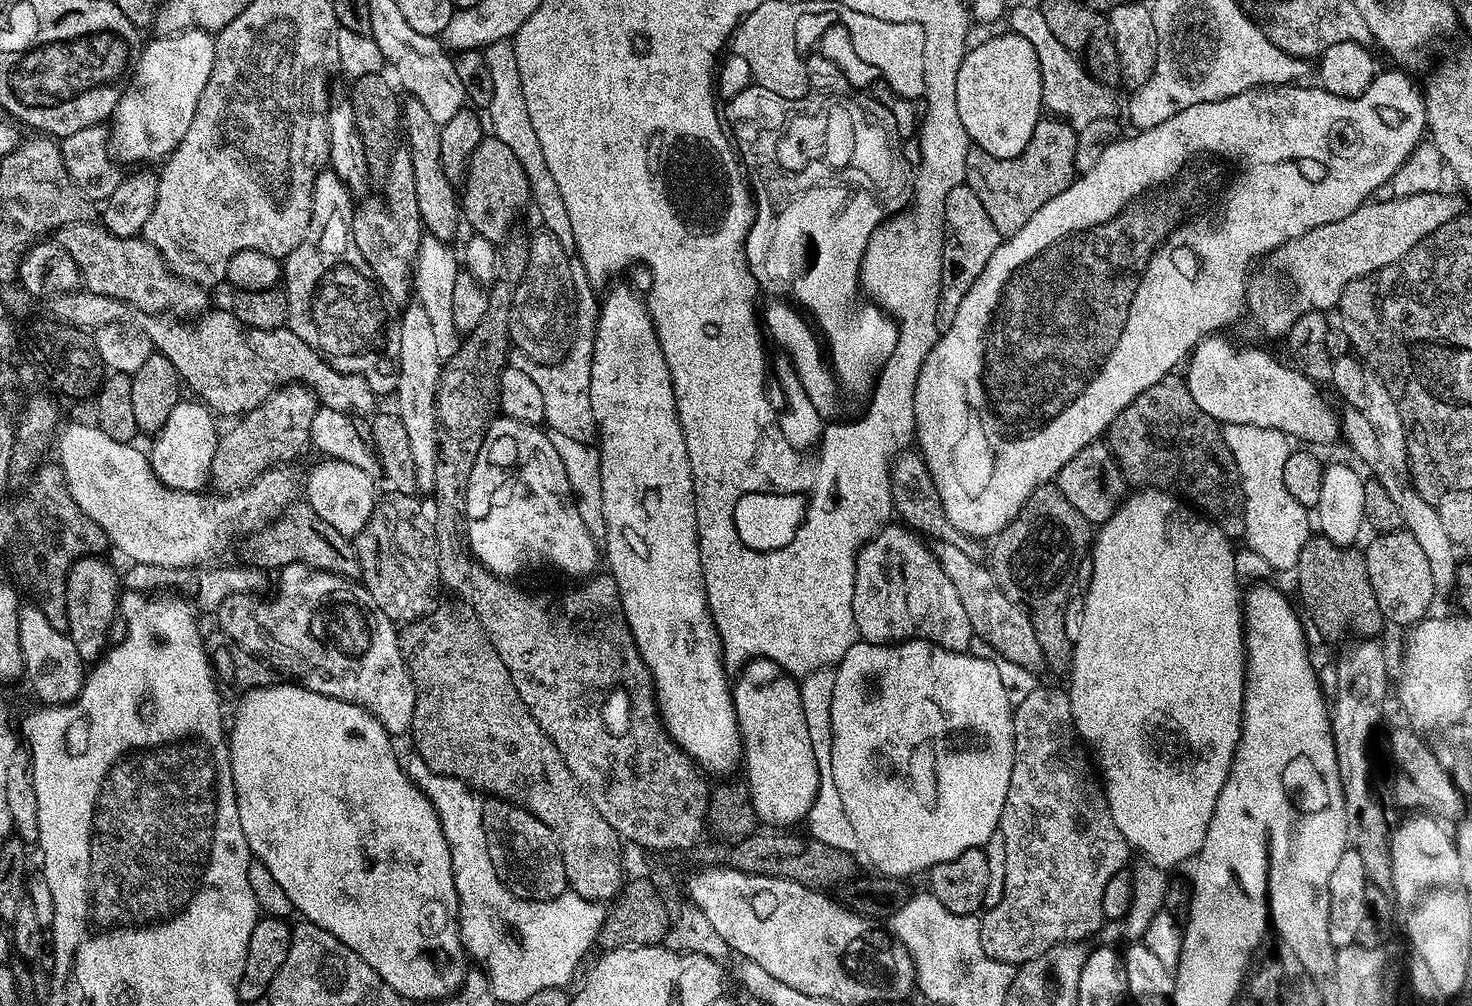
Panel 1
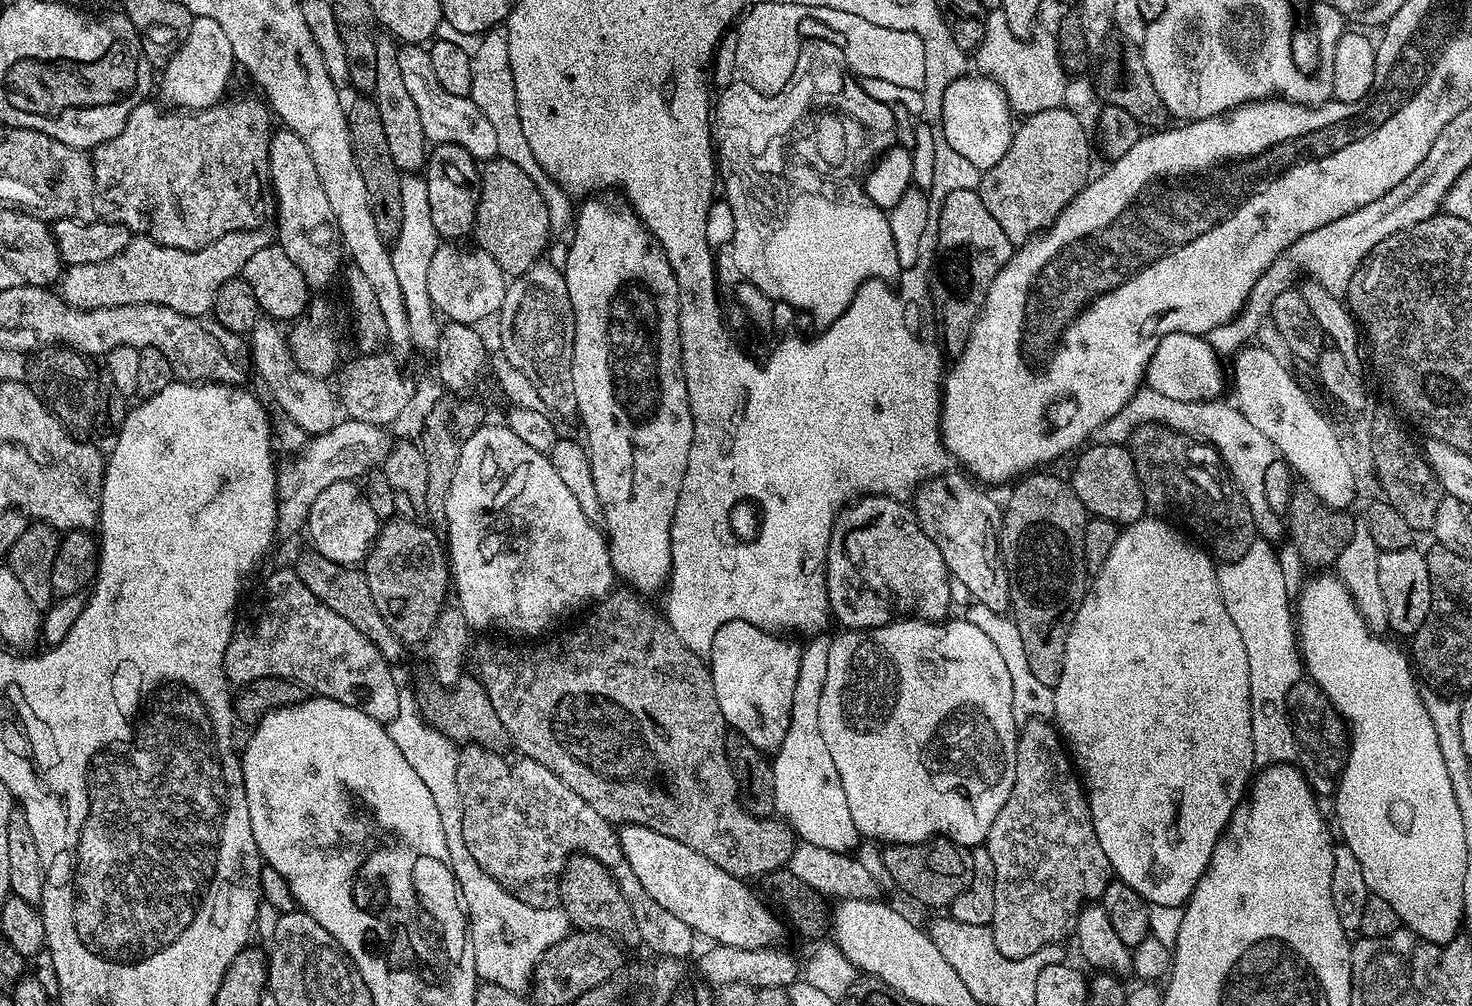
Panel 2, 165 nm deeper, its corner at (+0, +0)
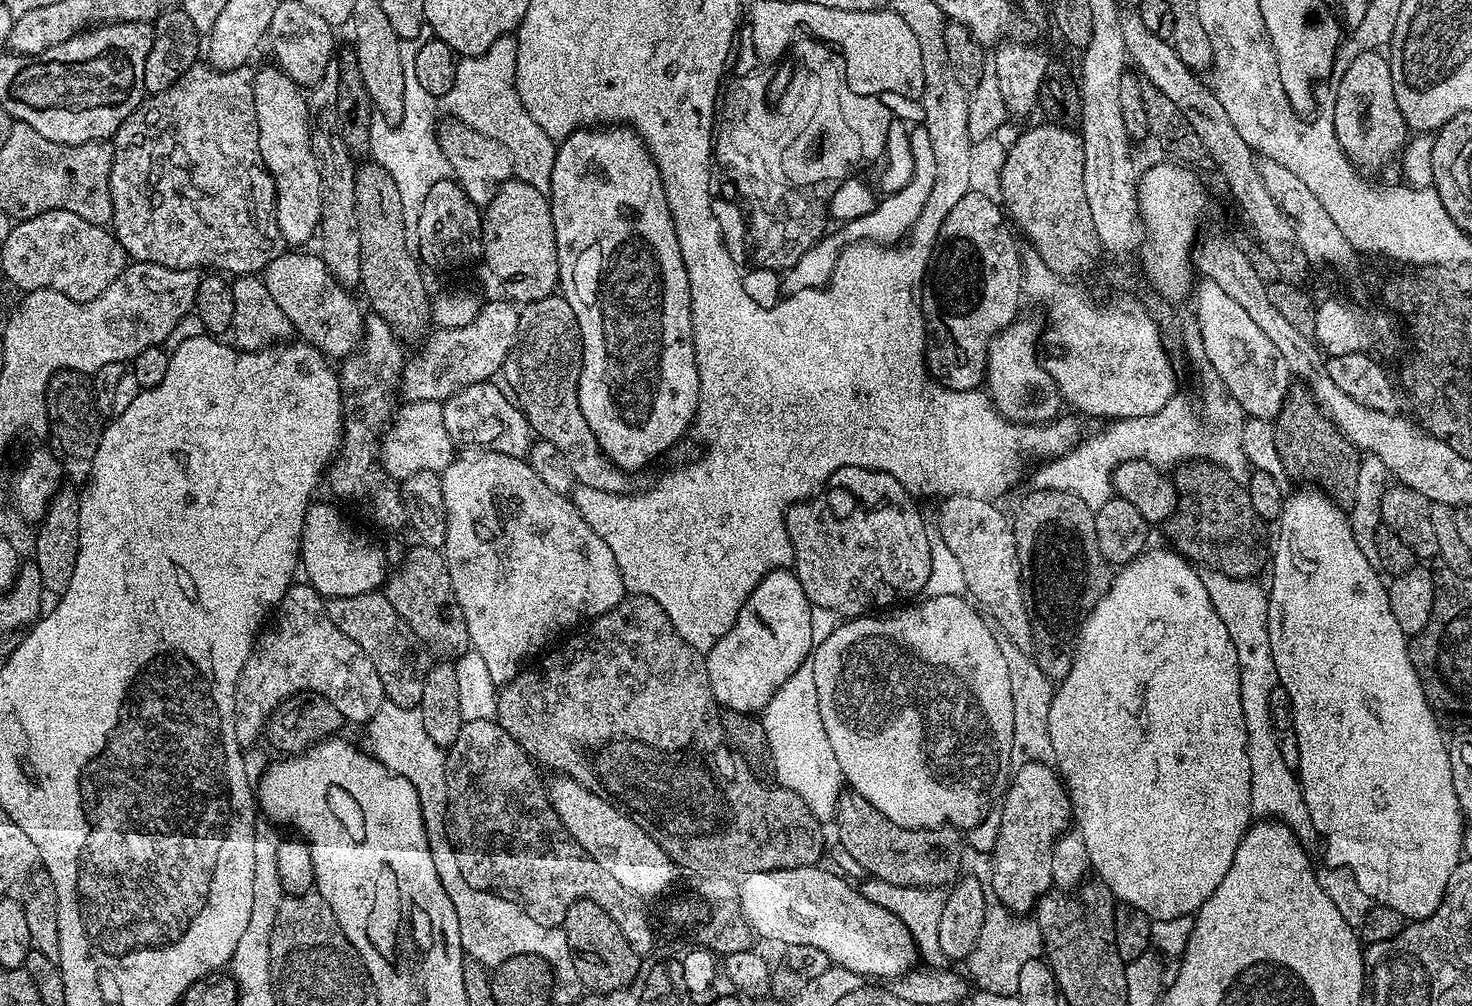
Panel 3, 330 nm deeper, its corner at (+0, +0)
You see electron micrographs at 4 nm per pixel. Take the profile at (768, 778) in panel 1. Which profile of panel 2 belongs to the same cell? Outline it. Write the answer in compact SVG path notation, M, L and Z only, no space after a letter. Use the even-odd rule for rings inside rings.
M745 620L726 622L714 634L710 667L714 694L718 694L718 706L722 706L725 725L758 746L765 754L775 753L780 747L786 730L790 728L790 710L794 706L794 685L798 682L801 645L788 640L787 635L767 632L764 628L754 626Z

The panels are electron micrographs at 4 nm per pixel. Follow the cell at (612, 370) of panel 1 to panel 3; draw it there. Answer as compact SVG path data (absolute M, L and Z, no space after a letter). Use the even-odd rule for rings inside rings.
M596 126L593 128L581 128L579 132L571 132L565 140L559 141L554 158L554 170L550 174L550 190L547 195L550 197L552 206L552 217L554 218L554 230L556 231L556 245L558 246L558 266L560 267L559 291L566 302L570 302L570 310L574 310L574 318L578 322L578 330L582 338L582 370L578 378L578 406L582 410L582 418L586 418L586 426L594 430L594 438L598 438L598 446L620 467L625 474L633 474L639 468L644 468L647 464L652 464L663 452L668 452L684 436L684 431L693 427L696 419L696 407L699 404L699 382L698 366L696 365L696 355L694 354L694 334L692 333L692 311L690 310L690 278L686 274L686 262L682 260L682 250L678 246L678 234L670 214L670 206L666 202L666 190L662 186L662 178L658 174L658 166L654 162L652 153L644 145L643 140L627 126Z

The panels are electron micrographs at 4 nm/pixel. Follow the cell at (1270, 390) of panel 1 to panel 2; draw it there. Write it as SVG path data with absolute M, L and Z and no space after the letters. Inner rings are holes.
M1166 334L1158 342L1154 354L1150 358L1146 369L1147 387L1158 390L1158 394L1166 394L1166 398L1178 398L1178 402L1198 402L1199 400L1214 400L1221 395L1220 391L1226 384L1226 368L1222 365L1221 357L1217 355L1215 349L1208 343L1204 336L1194 334Z

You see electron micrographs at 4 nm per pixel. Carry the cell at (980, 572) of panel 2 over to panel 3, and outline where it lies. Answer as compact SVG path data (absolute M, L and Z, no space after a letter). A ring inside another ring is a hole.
M953 494L941 504L944 505L941 506L940 517L936 520L940 527L938 539L946 542L950 554L958 558L962 574L966 574L967 595L991 617L995 627L1001 628L1006 638L1010 638L1010 642L1018 646L1018 650L1031 653L1034 649L1034 633L1028 613L1024 580L1020 576L1020 563L1016 557L1016 539L1009 517L1007 520L996 509L997 505L993 501L967 494Z

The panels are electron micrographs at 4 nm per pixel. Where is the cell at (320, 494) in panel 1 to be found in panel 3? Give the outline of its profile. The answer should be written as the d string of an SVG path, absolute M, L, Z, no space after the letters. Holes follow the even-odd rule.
M313 502L306 510L300 539L300 564L302 572L308 575L305 576L307 583L324 598L350 598L354 594L377 591L390 572L383 547L355 532L351 522L335 508L335 503L332 504Z

